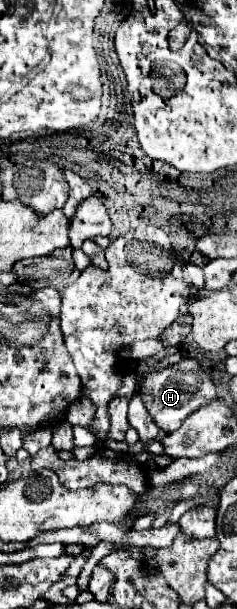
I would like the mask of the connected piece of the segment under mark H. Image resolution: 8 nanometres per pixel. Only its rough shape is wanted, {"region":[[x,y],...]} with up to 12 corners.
{"region":[[196,358],[138,376],[138,396],[170,434],[216,398]]}

